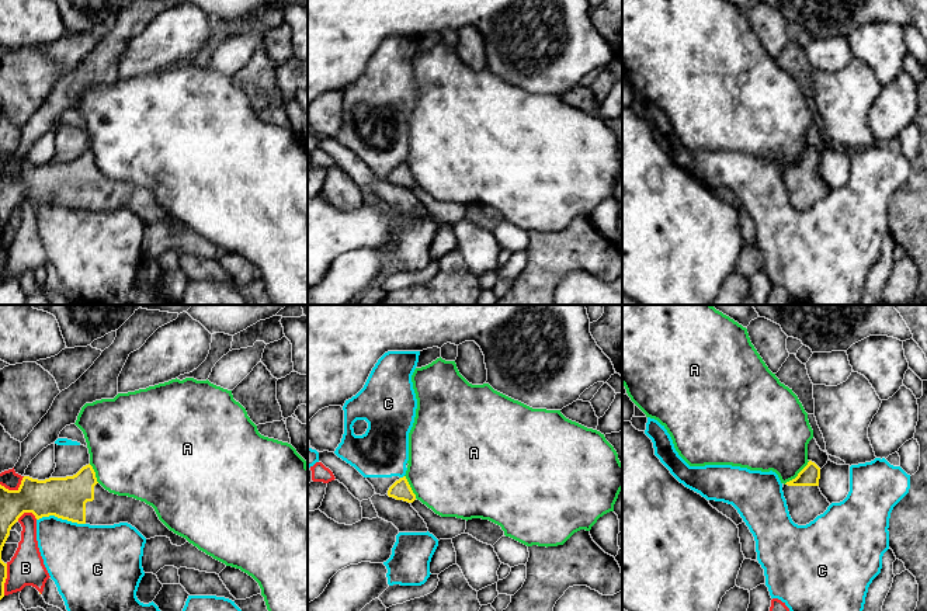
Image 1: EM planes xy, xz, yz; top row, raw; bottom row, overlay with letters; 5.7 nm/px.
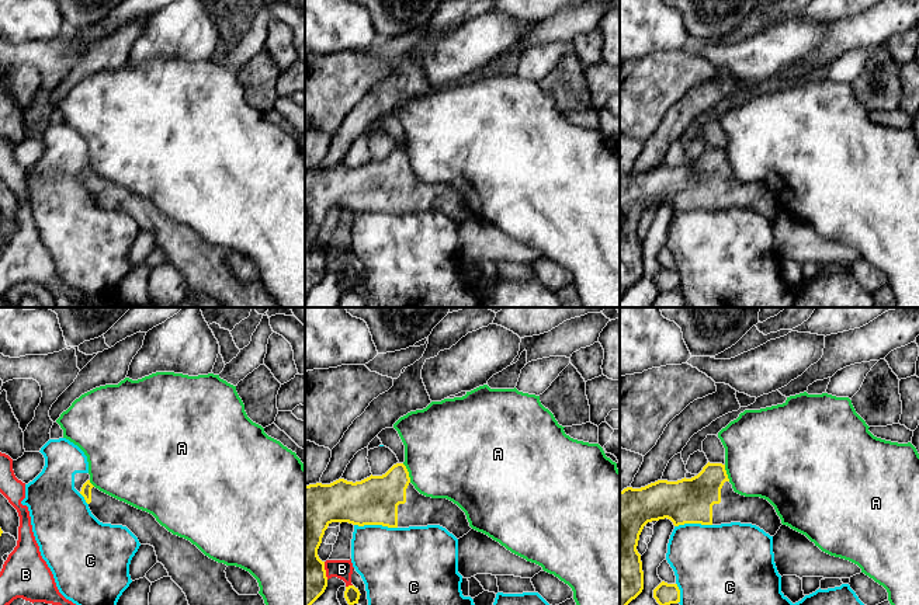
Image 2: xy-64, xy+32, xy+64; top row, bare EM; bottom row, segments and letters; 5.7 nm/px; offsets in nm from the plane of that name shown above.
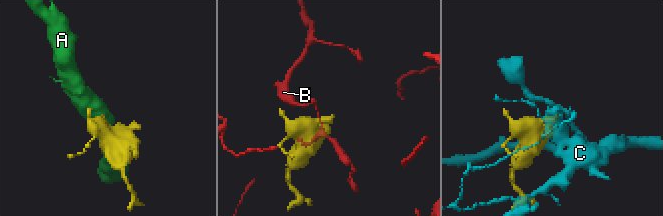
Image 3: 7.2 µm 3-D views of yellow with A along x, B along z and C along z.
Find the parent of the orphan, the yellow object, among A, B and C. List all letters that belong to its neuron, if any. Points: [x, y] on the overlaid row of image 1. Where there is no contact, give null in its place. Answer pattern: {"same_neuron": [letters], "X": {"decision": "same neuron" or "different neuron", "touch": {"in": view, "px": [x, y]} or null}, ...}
{"same_neuron": [], "A": {"decision": "different neuron", "touch": {"in": "yz", "px": [798, 475]}}, "B": {"decision": "different neuron", "touch": {"in": "xy", "px": [27, 511]}}, "C": {"decision": "different neuron", "touch": {"in": "xy", "px": [61, 517]}}}

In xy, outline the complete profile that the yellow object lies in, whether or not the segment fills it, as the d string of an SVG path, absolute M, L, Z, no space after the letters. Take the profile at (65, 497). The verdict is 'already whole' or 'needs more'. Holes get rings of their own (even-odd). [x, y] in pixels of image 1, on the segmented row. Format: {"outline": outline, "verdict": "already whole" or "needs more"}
{"outline": "M83 466L76 475L66 478L49 478L45 480L24 476L17 490L8 490L0 485L0 600L4 597L7 579L7 563L1 560L3 546L10 535L11 527L24 513L32 513L37 520L55 515L77 524L114 525L128 523L146 539L167 537L173 545L181 546L185 538L170 531L157 517L154 508L145 501L128 496L118 496L105 490L96 478L93 466Z", "verdict": "needs more"}

